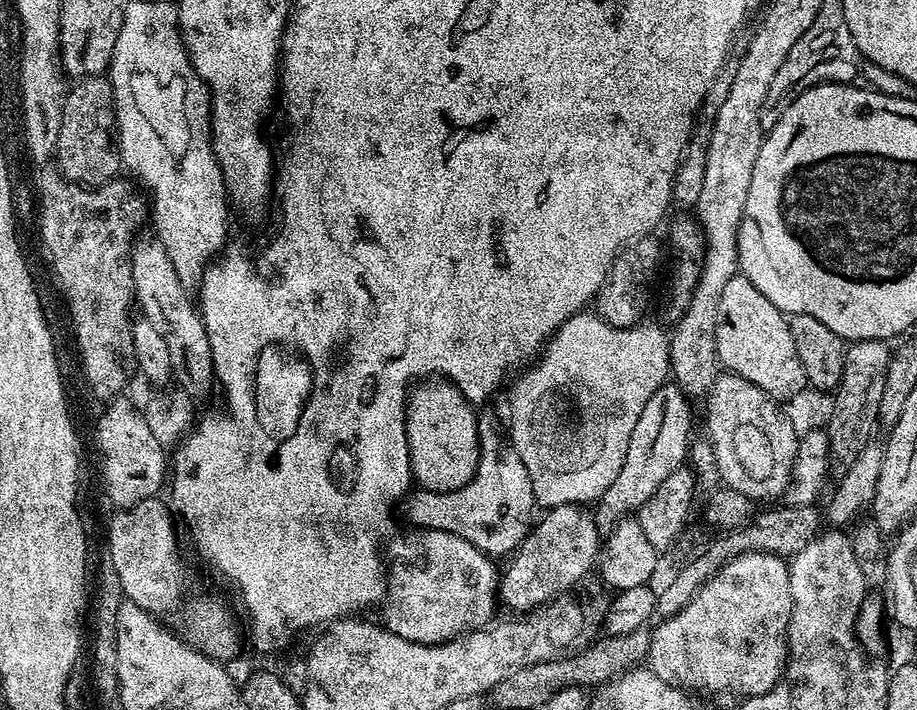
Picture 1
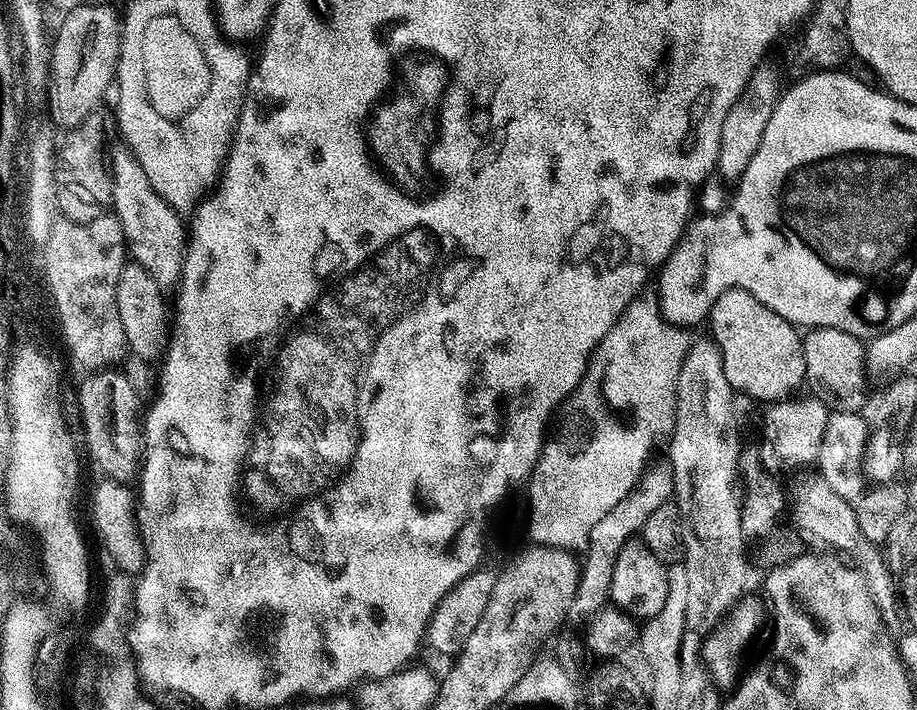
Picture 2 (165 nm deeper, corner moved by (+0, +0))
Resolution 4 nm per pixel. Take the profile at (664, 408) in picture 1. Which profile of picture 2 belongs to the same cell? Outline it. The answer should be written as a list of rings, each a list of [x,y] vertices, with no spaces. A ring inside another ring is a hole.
[[[667,467],[652,469],[641,477],[641,482],[635,491],[630,493],[606,518],[594,526],[590,532],[588,551],[583,553],[582,567],[578,590],[574,594],[571,615],[591,618],[599,608],[605,607],[610,600],[610,582],[614,582],[614,562],[618,562],[618,550],[626,546],[628,540],[633,539],[643,529],[646,518],[658,510],[658,506],[669,503],[673,499],[672,473]]]

